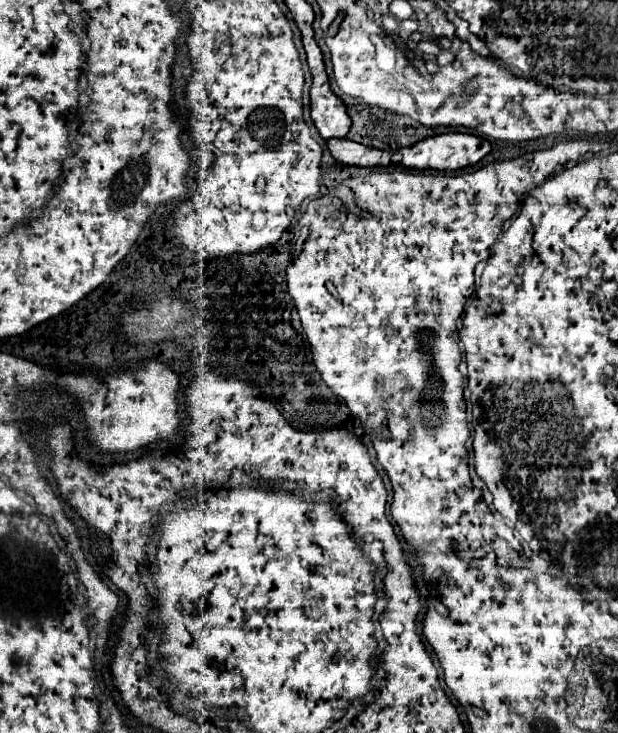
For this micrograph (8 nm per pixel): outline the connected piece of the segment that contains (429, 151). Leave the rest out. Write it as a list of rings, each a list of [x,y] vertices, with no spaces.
[[[443,133],[427,137],[413,147],[403,149],[403,165],[407,169],[457,171],[475,165],[491,151],[487,139],[469,133]]]

